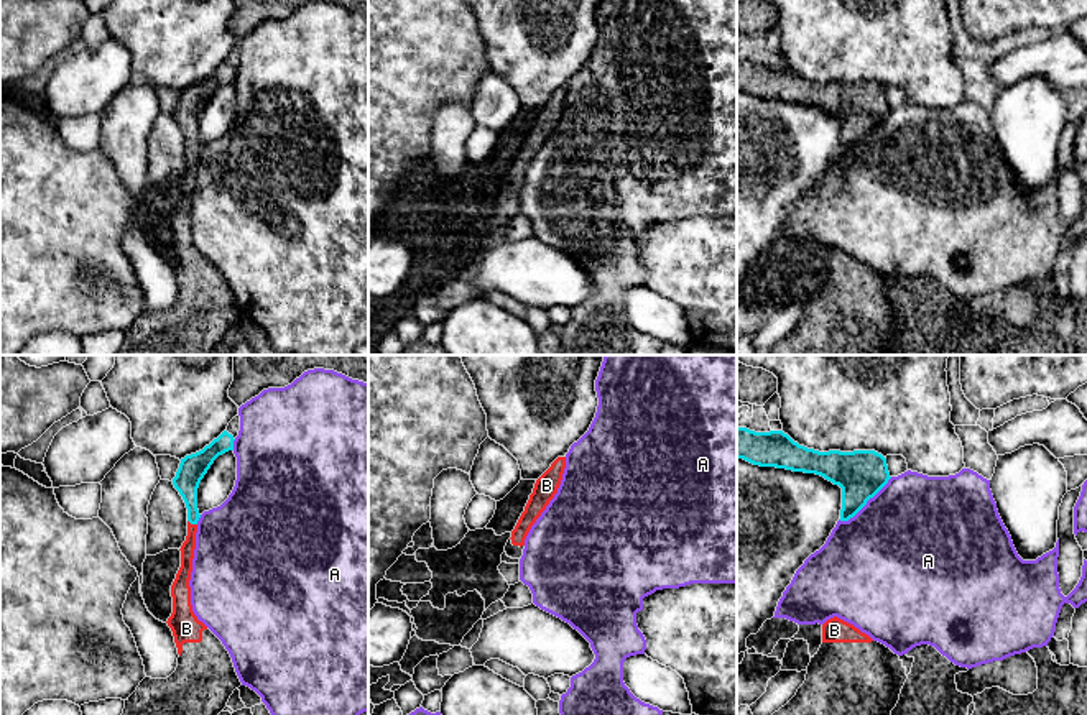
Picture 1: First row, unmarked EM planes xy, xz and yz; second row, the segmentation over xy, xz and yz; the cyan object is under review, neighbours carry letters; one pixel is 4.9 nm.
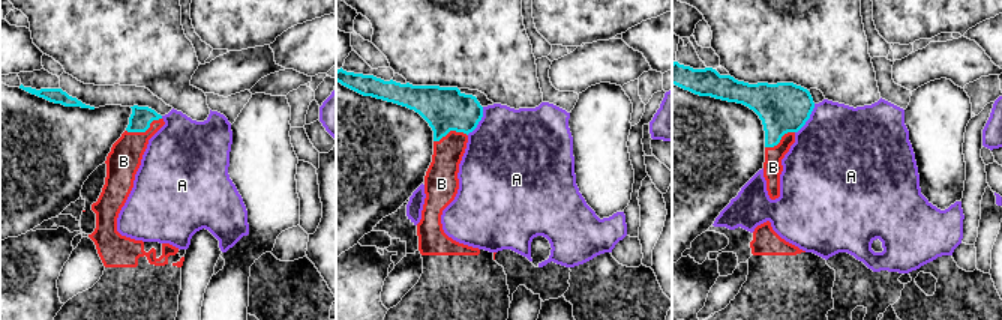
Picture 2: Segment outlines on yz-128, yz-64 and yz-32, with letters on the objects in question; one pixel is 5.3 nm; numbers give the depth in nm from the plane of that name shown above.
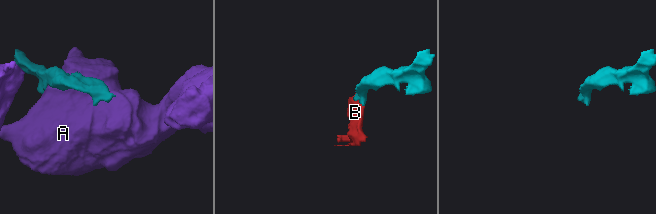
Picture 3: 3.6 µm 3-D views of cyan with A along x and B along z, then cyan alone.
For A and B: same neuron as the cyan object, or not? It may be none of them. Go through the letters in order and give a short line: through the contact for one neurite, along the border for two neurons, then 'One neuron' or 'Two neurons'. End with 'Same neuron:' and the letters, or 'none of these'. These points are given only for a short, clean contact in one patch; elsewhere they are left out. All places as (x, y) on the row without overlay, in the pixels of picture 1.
A: Two neurons
B: Line: xy (189, 106), (193, 155), (188, 178). One neuron
Same neuron: B

